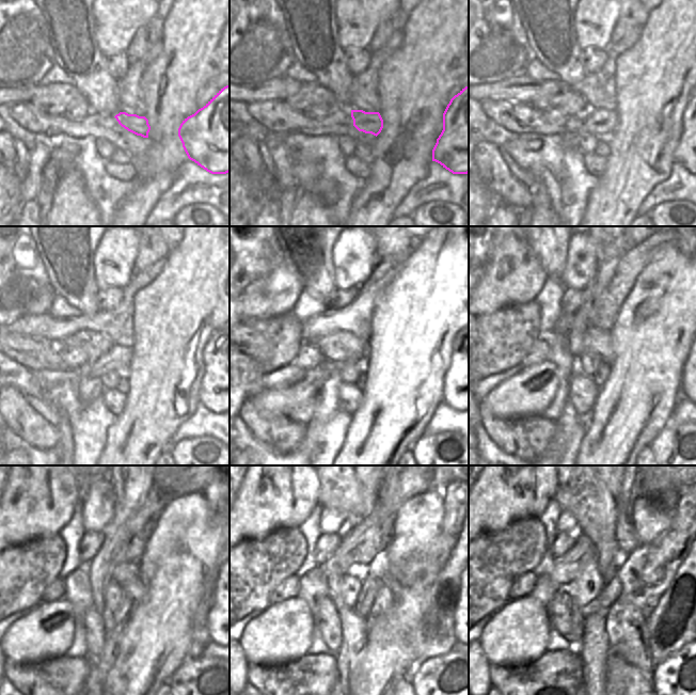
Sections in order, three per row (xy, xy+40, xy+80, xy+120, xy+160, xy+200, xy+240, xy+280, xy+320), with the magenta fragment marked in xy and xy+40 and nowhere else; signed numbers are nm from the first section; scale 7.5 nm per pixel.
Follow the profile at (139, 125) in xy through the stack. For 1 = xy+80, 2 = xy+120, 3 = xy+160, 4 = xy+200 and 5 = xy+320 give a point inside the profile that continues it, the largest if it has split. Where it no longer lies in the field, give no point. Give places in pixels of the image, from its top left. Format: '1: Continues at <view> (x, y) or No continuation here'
1: Continues at xy+80 (599, 122)
2: Continues at xy+120 (119, 359)
3: Continues at xy+160 (326, 377)
4: Continues at xy+200 (527, 394)
5: Continues at xy+320 (517, 634).

